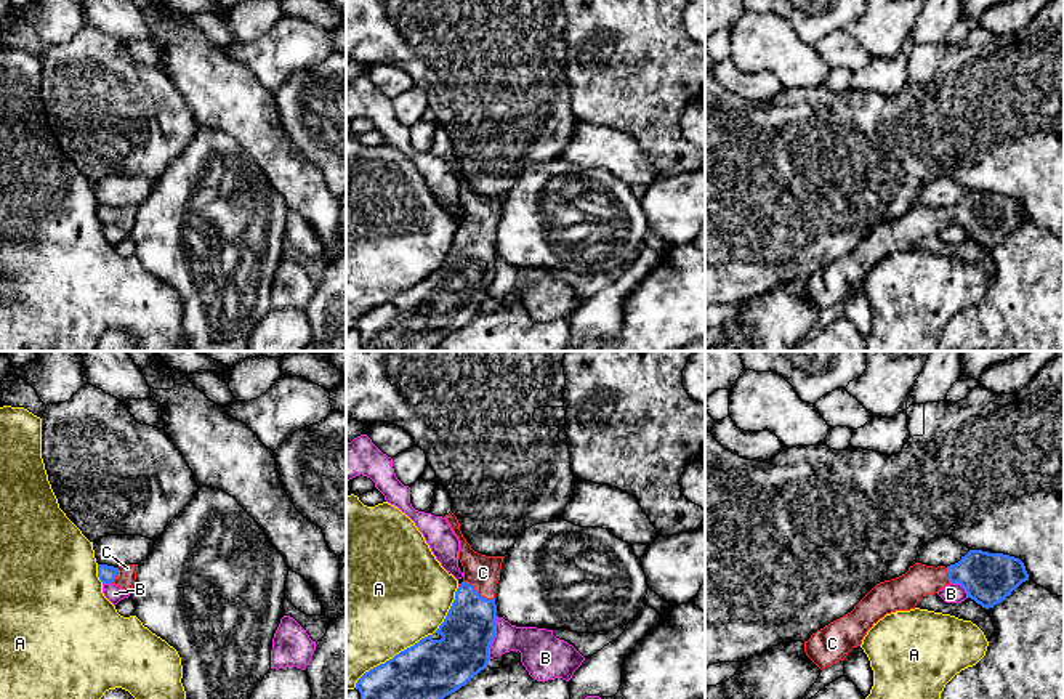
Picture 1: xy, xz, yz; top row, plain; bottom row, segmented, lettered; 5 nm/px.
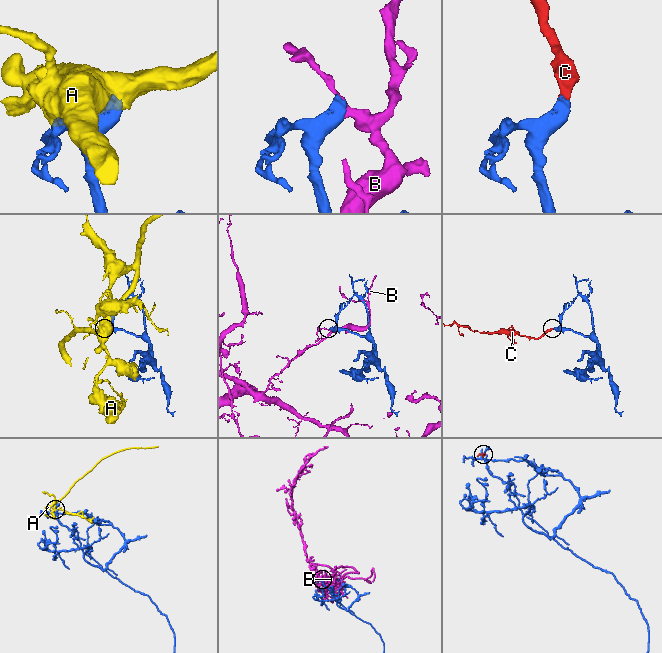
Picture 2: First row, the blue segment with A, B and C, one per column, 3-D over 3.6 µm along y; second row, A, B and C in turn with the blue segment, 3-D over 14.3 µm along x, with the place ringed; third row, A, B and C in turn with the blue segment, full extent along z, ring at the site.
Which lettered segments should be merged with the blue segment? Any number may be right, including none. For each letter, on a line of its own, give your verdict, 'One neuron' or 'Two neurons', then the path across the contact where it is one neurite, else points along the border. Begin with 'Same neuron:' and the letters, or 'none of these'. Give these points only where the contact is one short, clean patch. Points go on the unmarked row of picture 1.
Same neuron: C
A: Two neurons
B: Two neurons
C: One neuron. Path across: xz (468, 270), (478, 234), (483, 214)

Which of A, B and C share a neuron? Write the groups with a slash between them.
A / B / C

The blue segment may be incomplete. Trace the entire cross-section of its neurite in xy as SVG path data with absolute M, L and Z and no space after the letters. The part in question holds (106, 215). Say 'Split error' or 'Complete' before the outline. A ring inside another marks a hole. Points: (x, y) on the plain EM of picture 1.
Split error. M98 205L98 218L103 224L115 224L123 231L131 231L136 221L138 205L123 205L119 208Z

